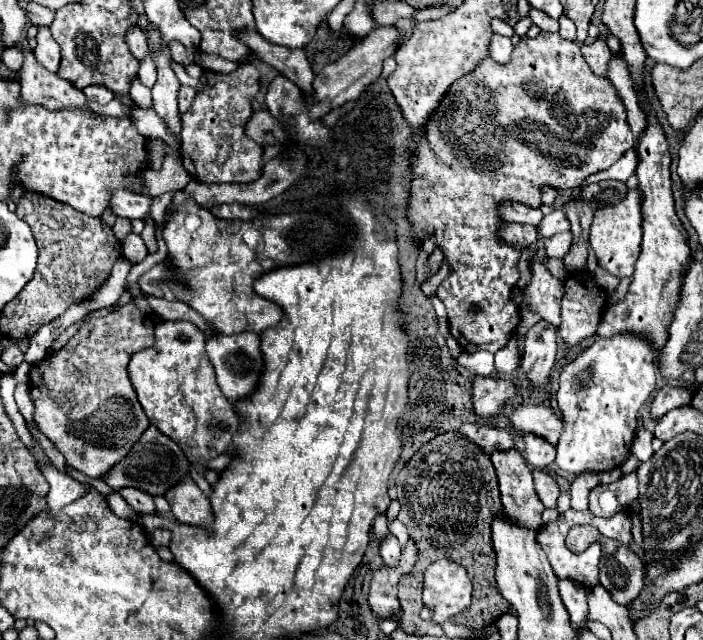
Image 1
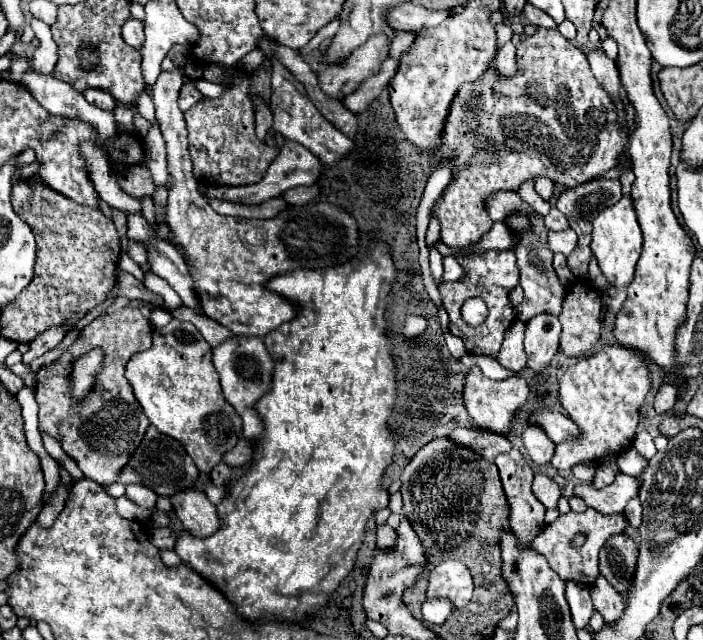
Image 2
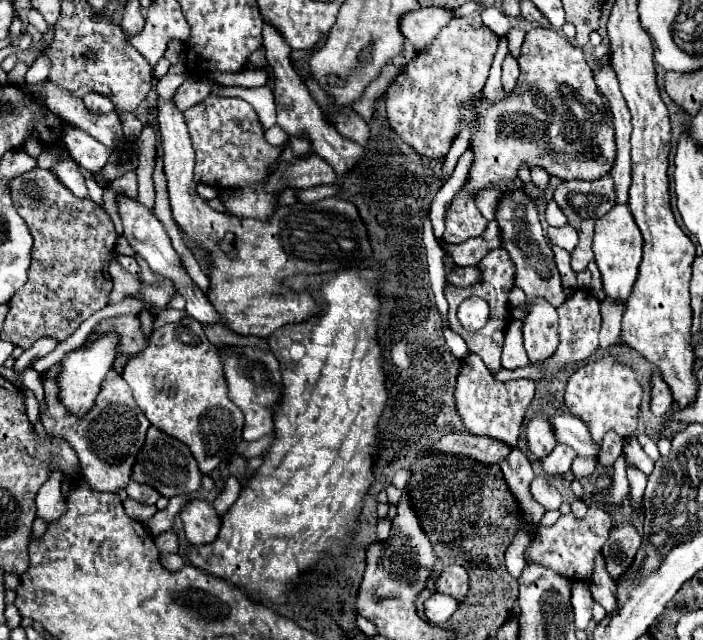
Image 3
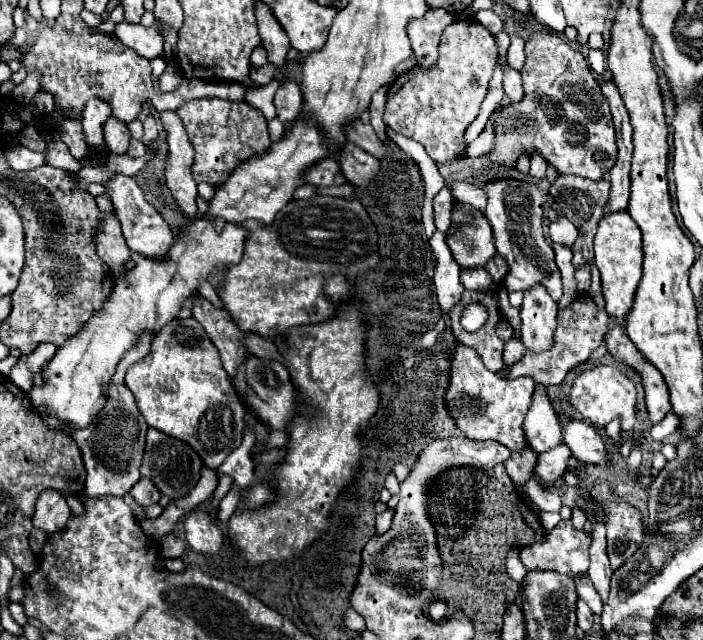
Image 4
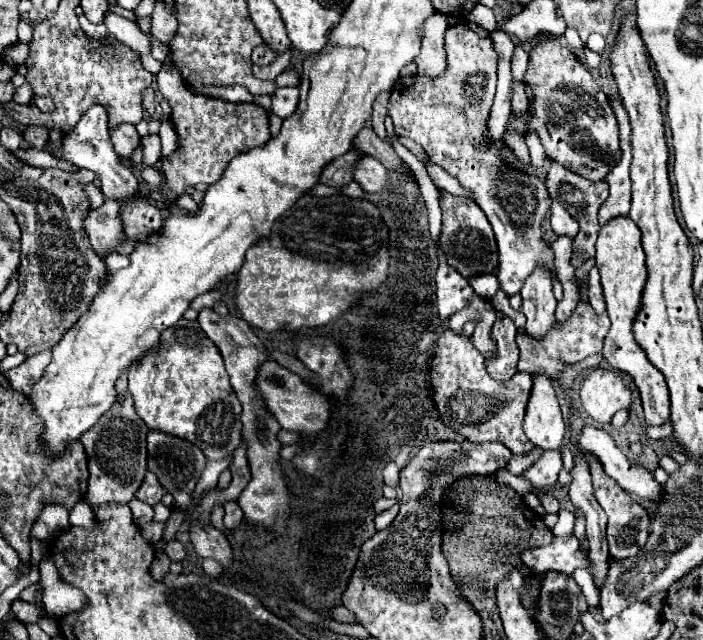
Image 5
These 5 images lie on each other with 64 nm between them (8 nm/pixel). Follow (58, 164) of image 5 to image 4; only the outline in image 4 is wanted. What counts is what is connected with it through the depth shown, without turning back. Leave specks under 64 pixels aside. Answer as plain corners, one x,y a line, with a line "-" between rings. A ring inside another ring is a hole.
10,146
10,148
6,148
4,156
14,170
32,170
32,168
46,164
44,152
34,152
24,146

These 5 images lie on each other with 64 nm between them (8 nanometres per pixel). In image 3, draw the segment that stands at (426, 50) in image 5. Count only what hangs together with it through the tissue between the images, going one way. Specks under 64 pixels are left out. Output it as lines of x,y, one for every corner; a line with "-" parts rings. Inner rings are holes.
422,8
420,12
410,12
402,16
400,30
410,40
414,50
426,52
432,46
432,40
438,36
440,28
454,18
452,10
446,8

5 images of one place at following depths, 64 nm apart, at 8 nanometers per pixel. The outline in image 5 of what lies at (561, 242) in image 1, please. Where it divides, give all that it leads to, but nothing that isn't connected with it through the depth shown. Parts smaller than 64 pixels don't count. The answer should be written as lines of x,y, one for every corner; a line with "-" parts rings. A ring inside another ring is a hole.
554,202
552,204
552,216
550,216
550,224
552,224
552,230
560,236
560,234
566,234
566,236
576,236
578,234
578,224
576,220
572,220
572,216
568,216
568,212
558,204

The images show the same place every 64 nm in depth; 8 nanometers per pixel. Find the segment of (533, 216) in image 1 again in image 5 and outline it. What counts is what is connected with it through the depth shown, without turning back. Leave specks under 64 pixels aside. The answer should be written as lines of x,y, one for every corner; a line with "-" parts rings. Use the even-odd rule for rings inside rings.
424,158
424,168
426,168
426,172
430,174
430,178
432,178
432,182
438,186
438,188
444,188
446,192
452,192
452,194
456,194
456,196
466,196
466,198
472,198
468,192
464,192
462,190
462,186
458,184
458,180
454,180
452,176
448,176
440,166
436,166
436,164
430,164
432,160
428,160
428,158

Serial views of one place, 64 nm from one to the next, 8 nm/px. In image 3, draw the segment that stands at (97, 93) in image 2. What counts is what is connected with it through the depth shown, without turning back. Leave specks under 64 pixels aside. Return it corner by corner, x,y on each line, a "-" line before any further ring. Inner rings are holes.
88,94
84,96
84,104
88,104
88,108
92,108
92,112
112,112
114,106
106,96
100,94

